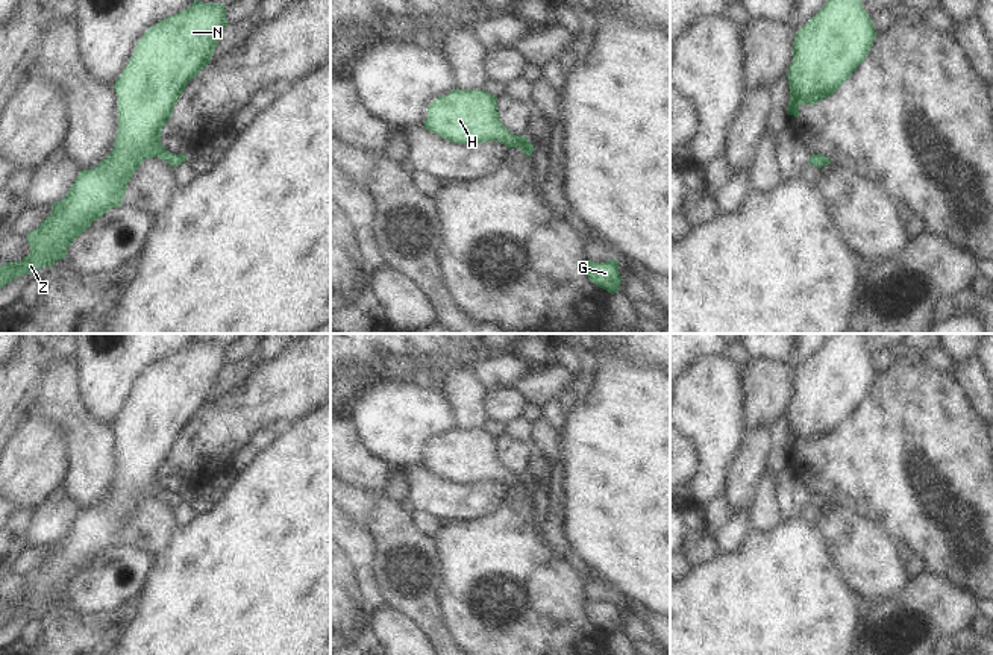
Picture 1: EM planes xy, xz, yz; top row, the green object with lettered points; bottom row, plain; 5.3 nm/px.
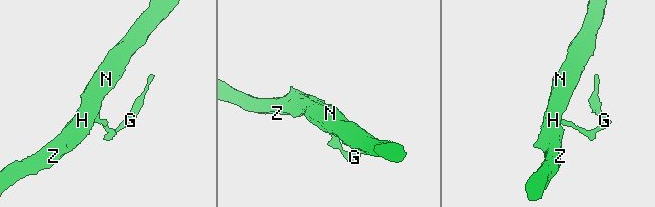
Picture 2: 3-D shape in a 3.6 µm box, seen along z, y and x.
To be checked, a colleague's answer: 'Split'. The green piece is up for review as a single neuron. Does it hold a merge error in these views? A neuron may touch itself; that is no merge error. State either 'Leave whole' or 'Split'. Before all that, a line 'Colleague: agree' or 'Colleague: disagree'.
Colleague: disagree
Leave whole.

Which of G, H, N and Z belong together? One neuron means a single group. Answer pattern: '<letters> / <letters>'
G H N Z

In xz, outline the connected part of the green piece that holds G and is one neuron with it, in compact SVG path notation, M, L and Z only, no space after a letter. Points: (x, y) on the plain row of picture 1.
M588 599L585 602L585 611L593 623L606 629L608 632L614 634L620 629L622 617L619 613L617 599L609 599L605 602L593 602Z

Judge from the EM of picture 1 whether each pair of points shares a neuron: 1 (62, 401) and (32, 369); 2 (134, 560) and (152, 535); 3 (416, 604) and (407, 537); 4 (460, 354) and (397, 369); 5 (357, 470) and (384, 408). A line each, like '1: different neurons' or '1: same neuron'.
1: different neurons
2: different neurons
3: same neuron
4: same neuron
5: different neurons

